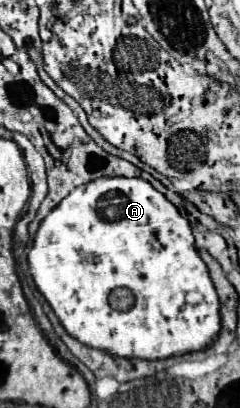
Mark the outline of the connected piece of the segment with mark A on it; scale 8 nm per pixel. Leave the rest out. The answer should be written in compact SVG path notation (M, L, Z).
M99 177L73 189L41 221L29 251L29 271L65 331L111 355L163 359L199 351L209 347L221 329L219 297L195 249L189 221L165 195L139 177Z

